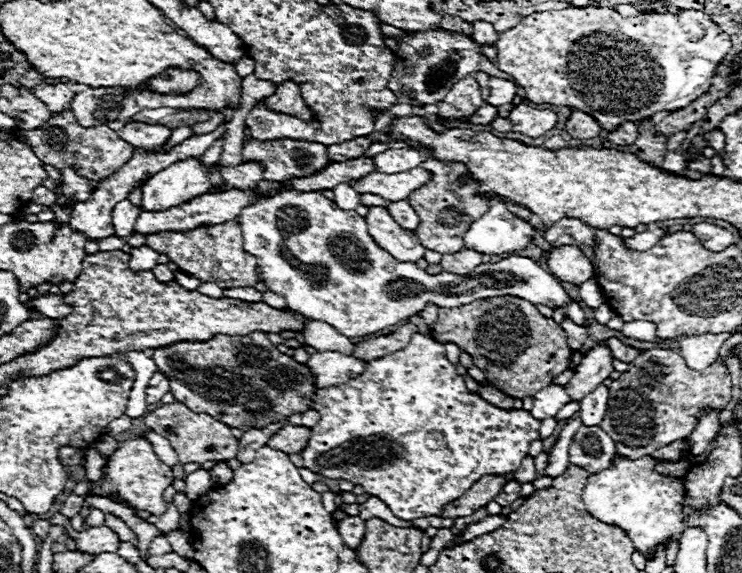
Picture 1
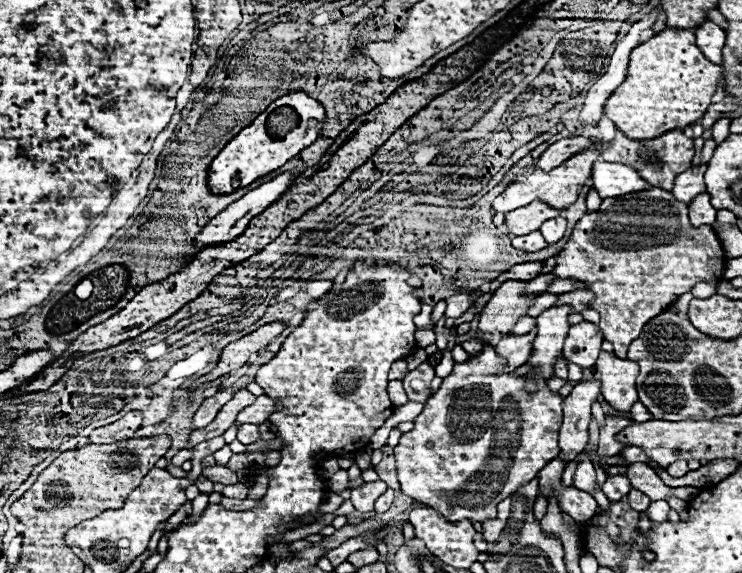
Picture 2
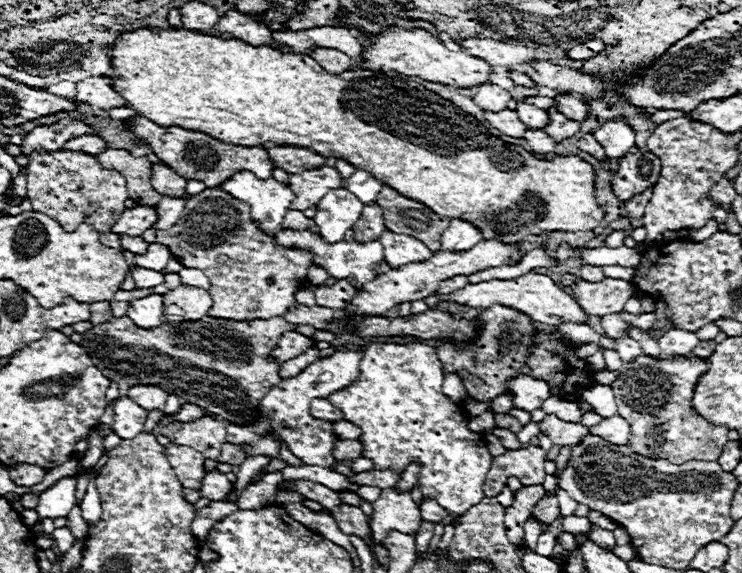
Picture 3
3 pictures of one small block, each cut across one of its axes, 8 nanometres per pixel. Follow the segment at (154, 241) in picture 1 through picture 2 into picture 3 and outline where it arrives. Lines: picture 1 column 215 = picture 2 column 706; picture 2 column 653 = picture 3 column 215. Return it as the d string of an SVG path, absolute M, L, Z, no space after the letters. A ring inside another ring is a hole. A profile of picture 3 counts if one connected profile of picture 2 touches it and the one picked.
M206 188L202 194L186 198L184 212L176 226L156 232L156 242L168 246L170 254L178 256L186 268L198 268L210 278L208 294L212 298L212 310L208 312L208 316L212 318L248 322L284 316L290 306L296 306L294 294L300 288L308 286L308 268L314 264L314 254L310 250L278 246L272 236L264 234L260 226L252 222L250 210L252 208L246 202L240 202L220 188Z

